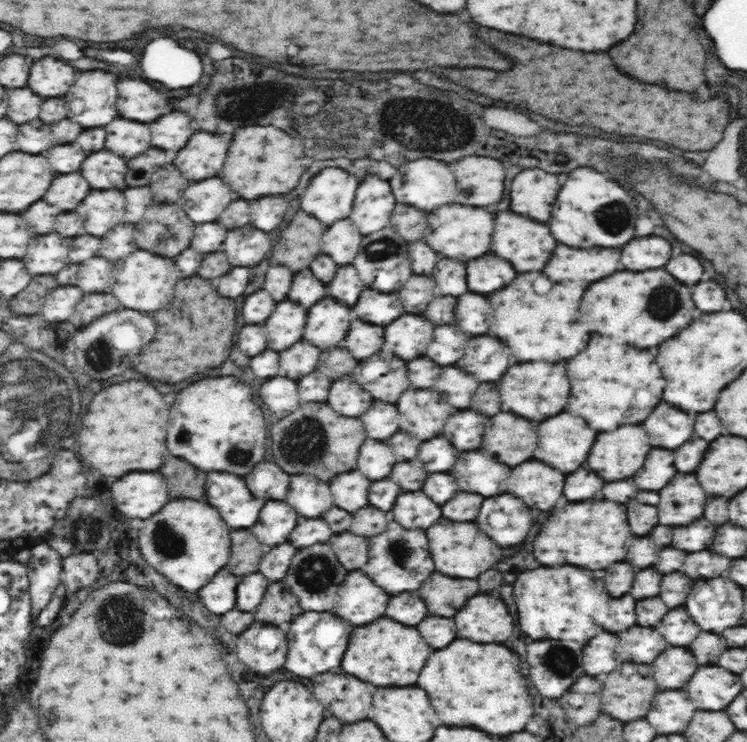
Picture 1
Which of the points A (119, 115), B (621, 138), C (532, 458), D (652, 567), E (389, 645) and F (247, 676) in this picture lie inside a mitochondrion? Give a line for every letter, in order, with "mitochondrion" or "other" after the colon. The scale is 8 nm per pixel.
A: other
B: other
C: other
D: other
E: other
F: other

